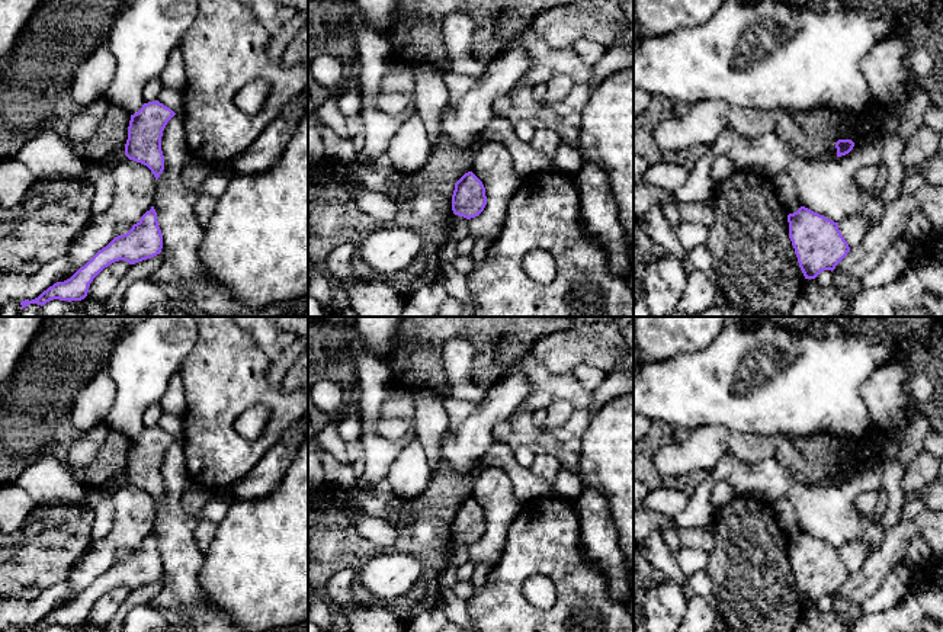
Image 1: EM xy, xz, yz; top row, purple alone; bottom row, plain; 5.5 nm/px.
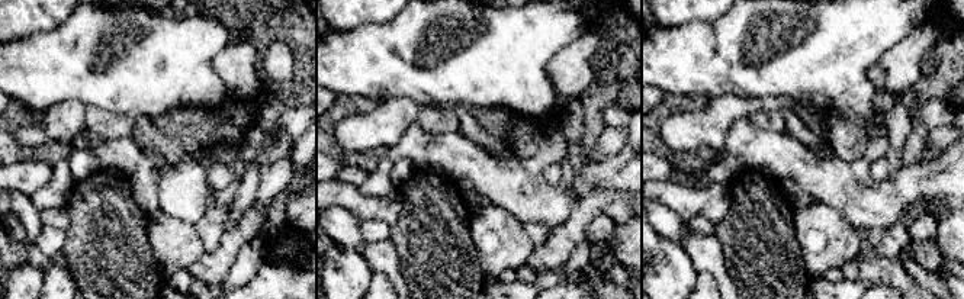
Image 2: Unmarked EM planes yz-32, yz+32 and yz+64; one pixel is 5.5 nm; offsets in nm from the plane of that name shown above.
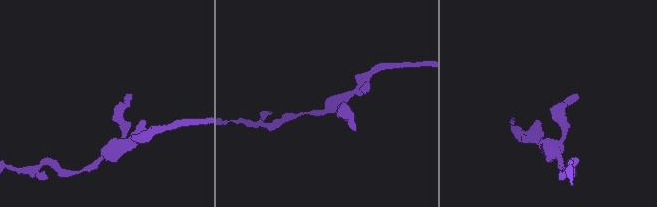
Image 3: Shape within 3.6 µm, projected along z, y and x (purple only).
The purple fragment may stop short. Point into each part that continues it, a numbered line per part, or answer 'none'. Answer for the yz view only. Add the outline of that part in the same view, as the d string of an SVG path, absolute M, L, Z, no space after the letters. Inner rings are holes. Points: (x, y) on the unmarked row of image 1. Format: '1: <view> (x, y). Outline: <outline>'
none

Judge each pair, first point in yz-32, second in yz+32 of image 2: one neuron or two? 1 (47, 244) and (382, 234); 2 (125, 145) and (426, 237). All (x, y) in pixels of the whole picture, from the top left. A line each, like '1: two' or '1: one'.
1: one
2: two

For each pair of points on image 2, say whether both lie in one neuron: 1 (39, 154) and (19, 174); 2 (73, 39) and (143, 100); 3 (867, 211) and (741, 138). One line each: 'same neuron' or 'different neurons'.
1: different neurons
2: same neuron
3: same neuron

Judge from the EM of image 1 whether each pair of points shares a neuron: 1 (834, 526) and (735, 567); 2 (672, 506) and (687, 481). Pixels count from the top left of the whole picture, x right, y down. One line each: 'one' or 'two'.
1: two
2: two

